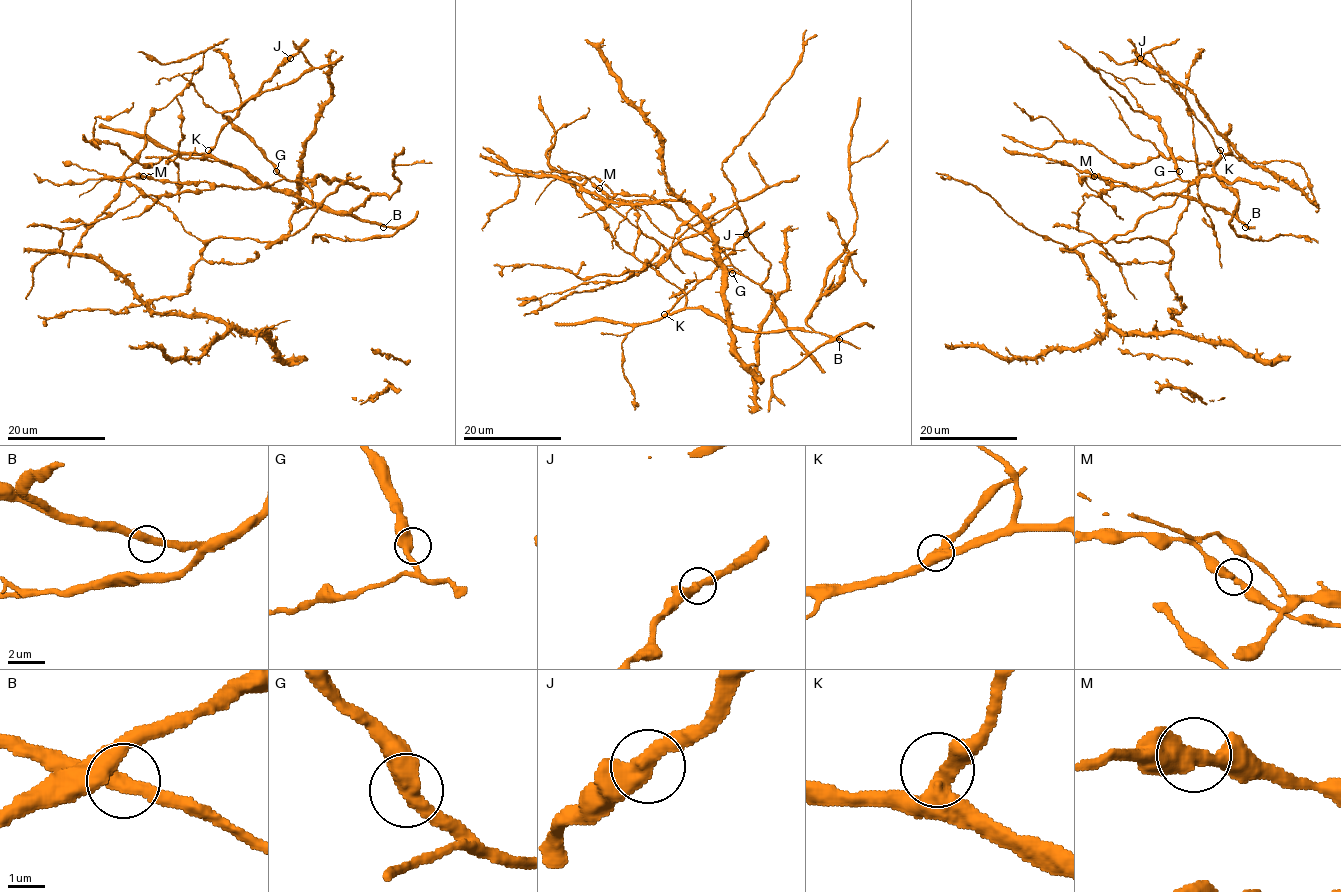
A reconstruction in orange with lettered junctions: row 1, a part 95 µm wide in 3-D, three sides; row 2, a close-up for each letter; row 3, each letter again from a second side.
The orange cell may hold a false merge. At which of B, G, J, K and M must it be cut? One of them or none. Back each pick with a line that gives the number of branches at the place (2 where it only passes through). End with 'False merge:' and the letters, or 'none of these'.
False merge: none of these

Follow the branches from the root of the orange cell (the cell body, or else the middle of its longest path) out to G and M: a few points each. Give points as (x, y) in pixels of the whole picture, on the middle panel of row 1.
G: (728, 257), (738, 270), (732, 273)
M: (728, 257), (666, 206), (637, 200), (616, 200), (599, 188)

